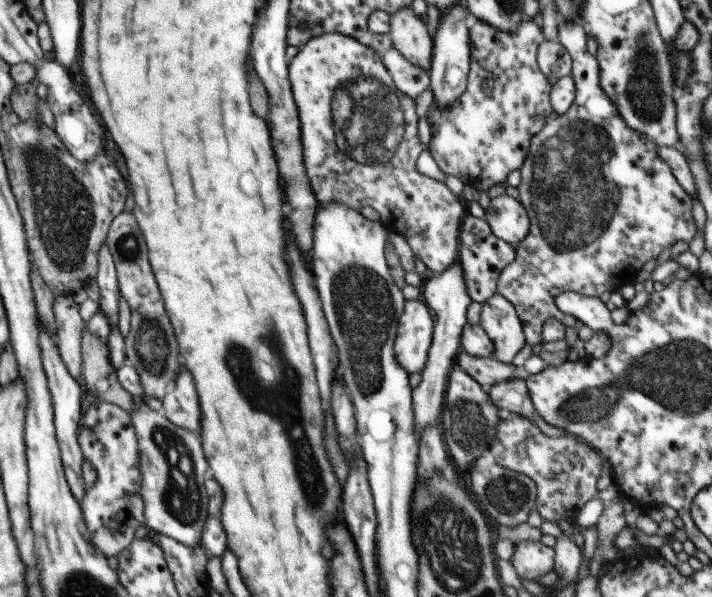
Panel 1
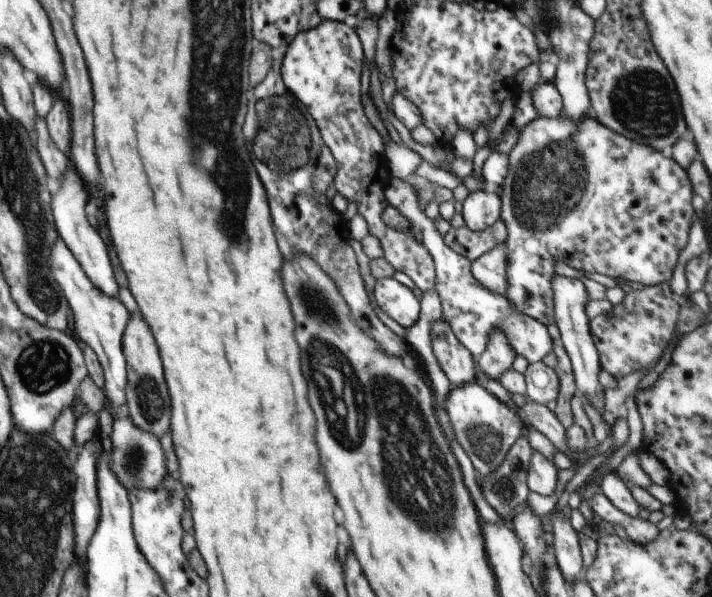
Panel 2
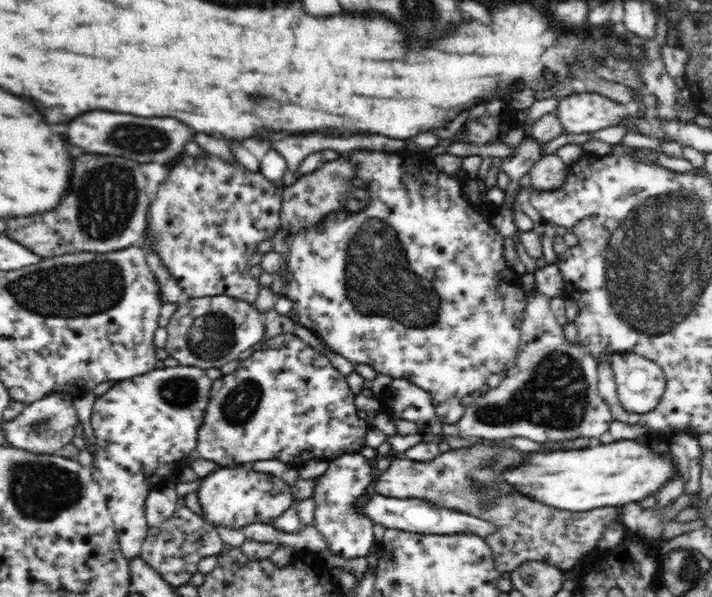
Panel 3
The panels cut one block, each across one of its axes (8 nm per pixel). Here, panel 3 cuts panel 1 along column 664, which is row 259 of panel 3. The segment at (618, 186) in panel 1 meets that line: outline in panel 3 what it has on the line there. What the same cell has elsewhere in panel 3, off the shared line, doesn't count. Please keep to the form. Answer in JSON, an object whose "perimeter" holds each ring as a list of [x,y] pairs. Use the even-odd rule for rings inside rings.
{"perimeter":[[[207,152],[202,156],[198,156],[198,158],[184,154],[178,161],[175,161],[168,166],[167,177],[157,188],[157,197],[151,205],[152,218],[150,220],[147,219],[145,245],[152,245],[152,249],[160,255],[160,259],[164,261],[164,265],[168,267],[168,271],[172,273],[172,276],[178,281],[178,285],[182,287],[182,292],[185,297],[202,298],[202,296],[218,296],[222,294],[232,298],[245,300],[246,302],[253,304],[262,285],[266,282],[266,279],[252,278],[250,268],[248,267],[248,260],[250,260],[250,256],[256,252],[256,247],[260,242],[271,239],[272,236],[274,236],[274,233],[280,230],[282,224],[280,219],[282,204],[282,190],[276,187],[274,181],[268,180],[259,171],[249,171],[238,161],[233,165],[228,165],[228,163],[224,163],[219,157],[211,154],[209,155]]]}

